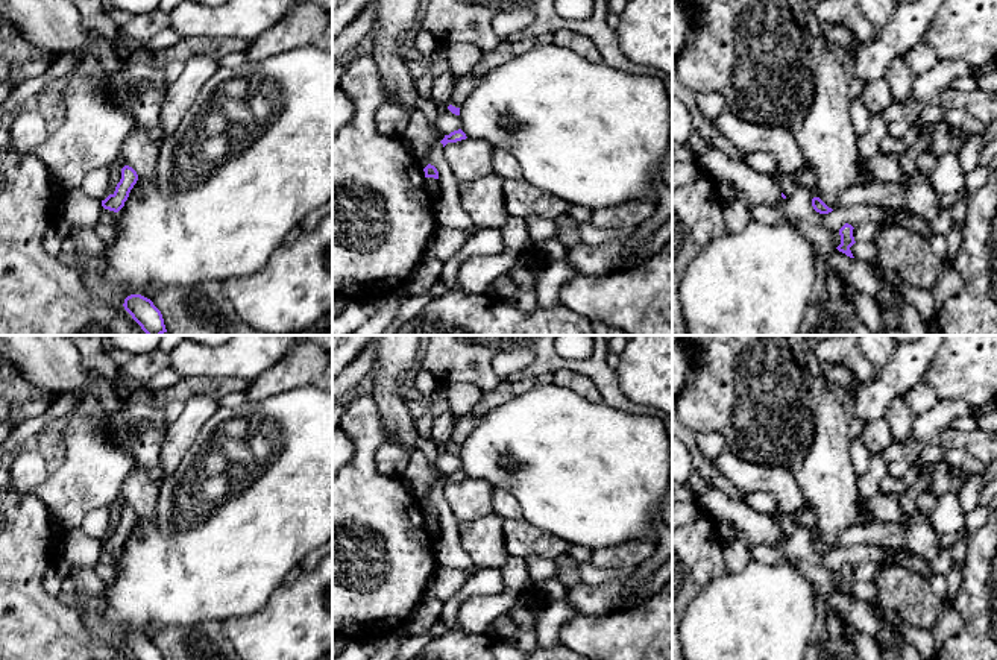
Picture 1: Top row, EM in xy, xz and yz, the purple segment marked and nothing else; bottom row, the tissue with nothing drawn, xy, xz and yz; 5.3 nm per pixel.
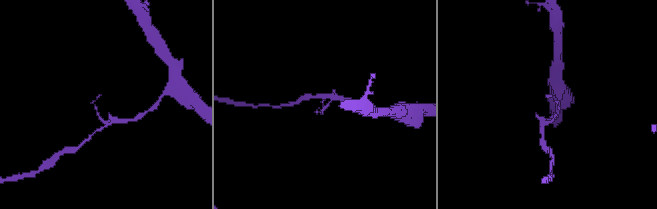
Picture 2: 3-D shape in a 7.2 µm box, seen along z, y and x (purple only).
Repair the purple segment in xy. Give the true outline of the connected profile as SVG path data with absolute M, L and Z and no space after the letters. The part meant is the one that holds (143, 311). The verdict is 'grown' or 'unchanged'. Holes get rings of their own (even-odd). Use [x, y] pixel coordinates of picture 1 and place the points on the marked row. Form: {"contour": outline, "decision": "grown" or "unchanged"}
{"contour": "M131 294L124 299L123 306L147 335L167 332L161 311L150 299L141 294Z", "decision": "unchanged"}

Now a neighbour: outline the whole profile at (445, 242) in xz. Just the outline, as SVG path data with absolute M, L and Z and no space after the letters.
M437 228L431 237L425 258L446 261L469 240L473 231Z

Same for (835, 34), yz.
M839 24L830 26L826 32L822 32L824 38L830 44L839 44L844 49L851 47L854 35Z

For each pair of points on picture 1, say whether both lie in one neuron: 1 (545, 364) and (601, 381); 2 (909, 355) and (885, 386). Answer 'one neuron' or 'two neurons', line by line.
1: one neuron
2: one neuron

